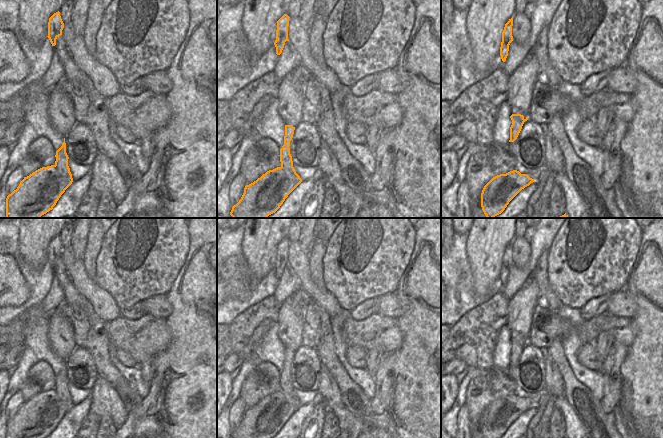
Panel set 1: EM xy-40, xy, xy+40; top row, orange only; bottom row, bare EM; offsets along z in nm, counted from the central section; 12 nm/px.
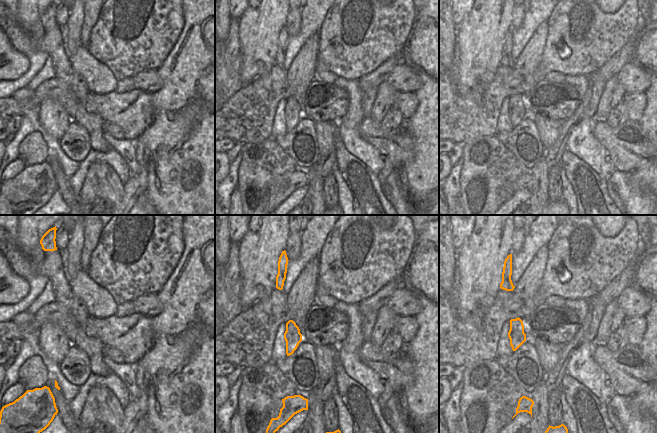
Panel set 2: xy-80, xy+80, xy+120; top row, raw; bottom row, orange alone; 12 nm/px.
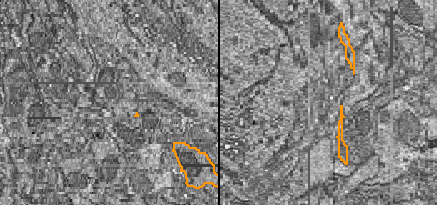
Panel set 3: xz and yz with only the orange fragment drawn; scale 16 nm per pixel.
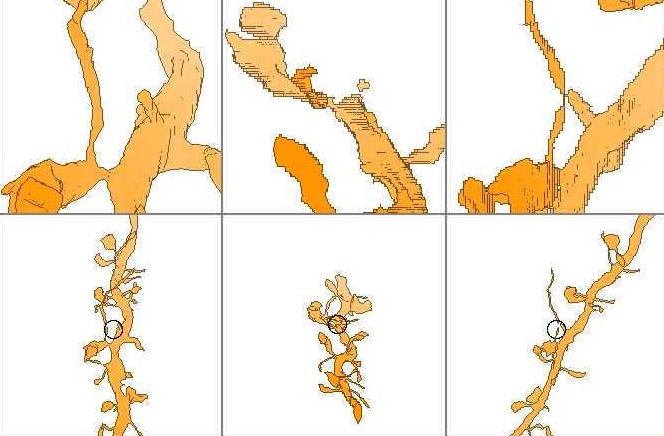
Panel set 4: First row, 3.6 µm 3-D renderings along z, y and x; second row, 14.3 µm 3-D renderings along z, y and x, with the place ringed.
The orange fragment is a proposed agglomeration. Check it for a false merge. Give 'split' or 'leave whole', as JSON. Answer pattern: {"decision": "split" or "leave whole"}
{"decision": "split"}

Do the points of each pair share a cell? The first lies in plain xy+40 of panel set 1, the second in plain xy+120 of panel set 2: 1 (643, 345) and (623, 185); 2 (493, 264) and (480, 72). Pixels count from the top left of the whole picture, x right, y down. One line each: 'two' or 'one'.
1: two
2: one

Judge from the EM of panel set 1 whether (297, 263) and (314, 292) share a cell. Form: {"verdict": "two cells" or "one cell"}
{"verdict": "one cell"}

